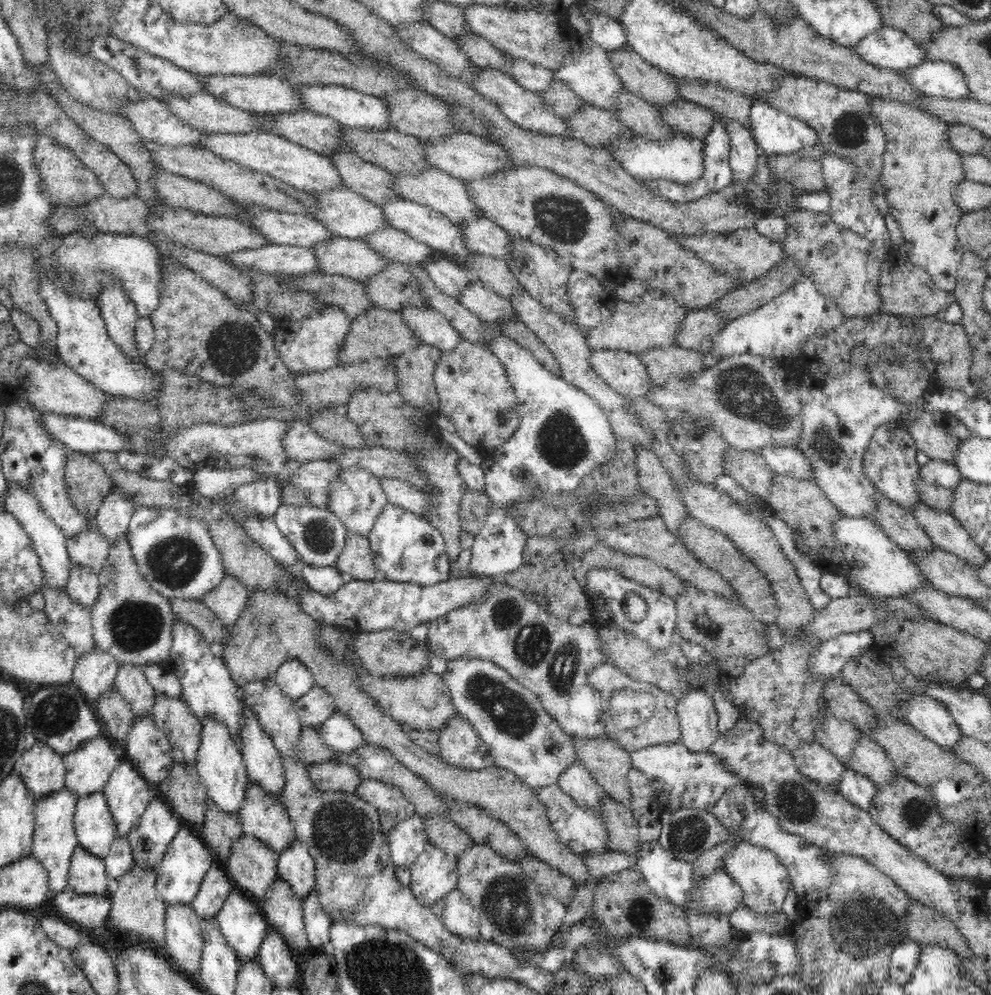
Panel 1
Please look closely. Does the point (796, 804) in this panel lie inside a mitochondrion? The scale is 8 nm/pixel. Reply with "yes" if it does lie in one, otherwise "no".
yes

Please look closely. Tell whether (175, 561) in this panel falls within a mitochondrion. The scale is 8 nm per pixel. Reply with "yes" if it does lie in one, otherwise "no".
yes

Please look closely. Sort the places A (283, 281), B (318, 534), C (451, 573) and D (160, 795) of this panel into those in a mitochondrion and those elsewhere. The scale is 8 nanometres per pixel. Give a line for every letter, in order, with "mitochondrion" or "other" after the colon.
A: other
B: mitochondrion
C: other
D: other

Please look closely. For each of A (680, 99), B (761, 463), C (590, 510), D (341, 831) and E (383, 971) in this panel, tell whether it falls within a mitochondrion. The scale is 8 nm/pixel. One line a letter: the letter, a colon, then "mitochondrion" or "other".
A: other
B: other
C: mitochondrion
D: mitochondrion
E: mitochondrion

